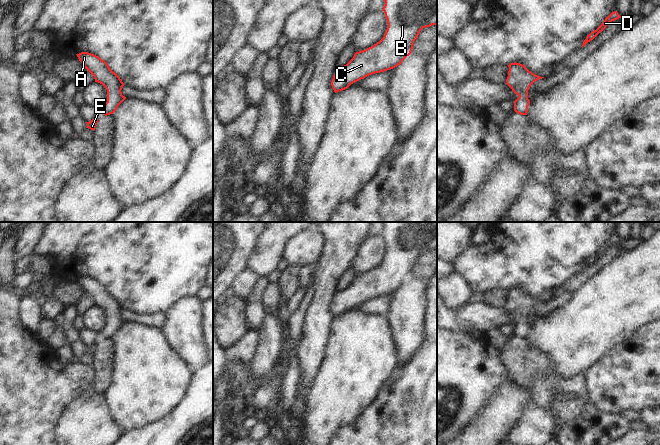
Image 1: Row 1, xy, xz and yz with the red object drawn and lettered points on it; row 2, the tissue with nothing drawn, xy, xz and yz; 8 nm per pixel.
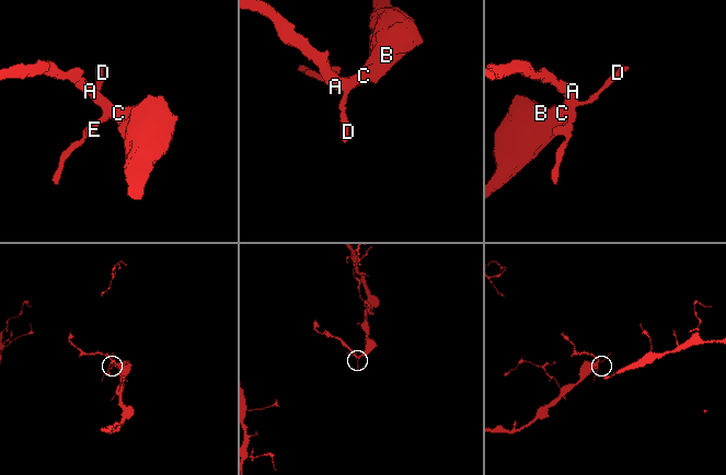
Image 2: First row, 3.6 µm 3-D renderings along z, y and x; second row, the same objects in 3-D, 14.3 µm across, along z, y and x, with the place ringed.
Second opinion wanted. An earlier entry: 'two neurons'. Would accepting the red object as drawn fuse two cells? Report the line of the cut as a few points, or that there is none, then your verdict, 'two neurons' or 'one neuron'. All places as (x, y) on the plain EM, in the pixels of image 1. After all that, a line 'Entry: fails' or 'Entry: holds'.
cut none; one neuron
Entry: fails

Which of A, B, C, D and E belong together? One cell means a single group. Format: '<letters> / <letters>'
A B C D E

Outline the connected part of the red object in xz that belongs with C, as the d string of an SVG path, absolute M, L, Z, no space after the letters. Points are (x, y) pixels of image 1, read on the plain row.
M437 222L383 223L388 248L384 261L336 293L331 305L335 317L369 299L397 291L411 278L420 255L437 249Z

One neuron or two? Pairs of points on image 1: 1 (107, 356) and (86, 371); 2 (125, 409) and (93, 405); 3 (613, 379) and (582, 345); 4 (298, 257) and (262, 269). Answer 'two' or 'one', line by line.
1: two
2: two
3: two
4: two

